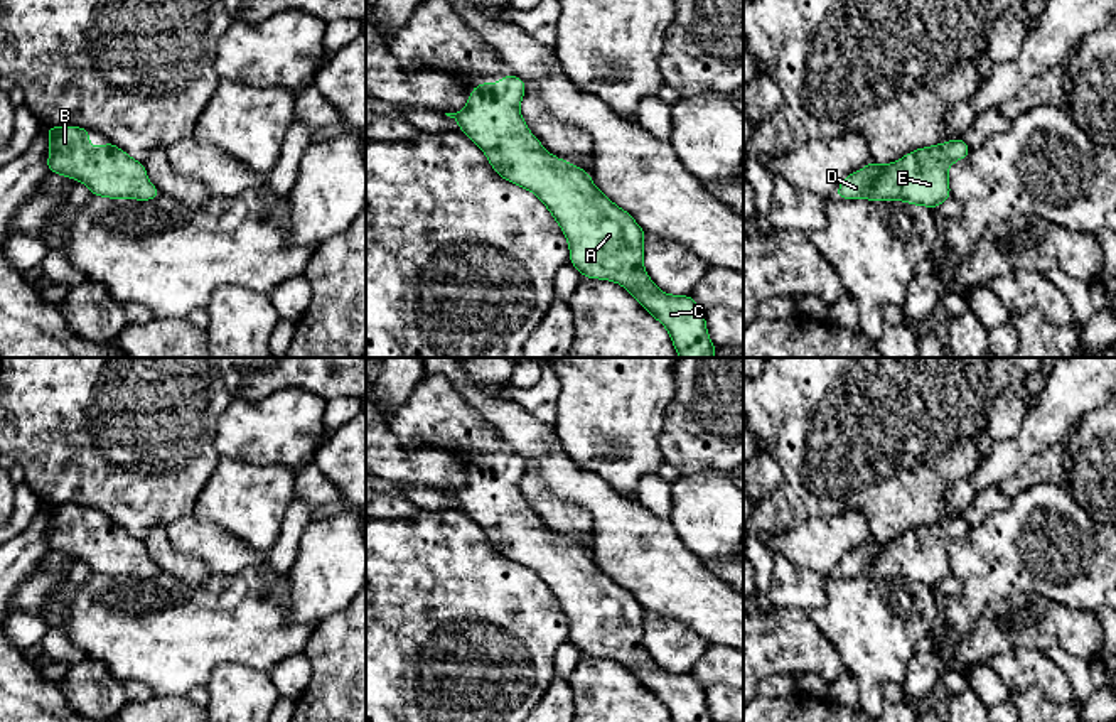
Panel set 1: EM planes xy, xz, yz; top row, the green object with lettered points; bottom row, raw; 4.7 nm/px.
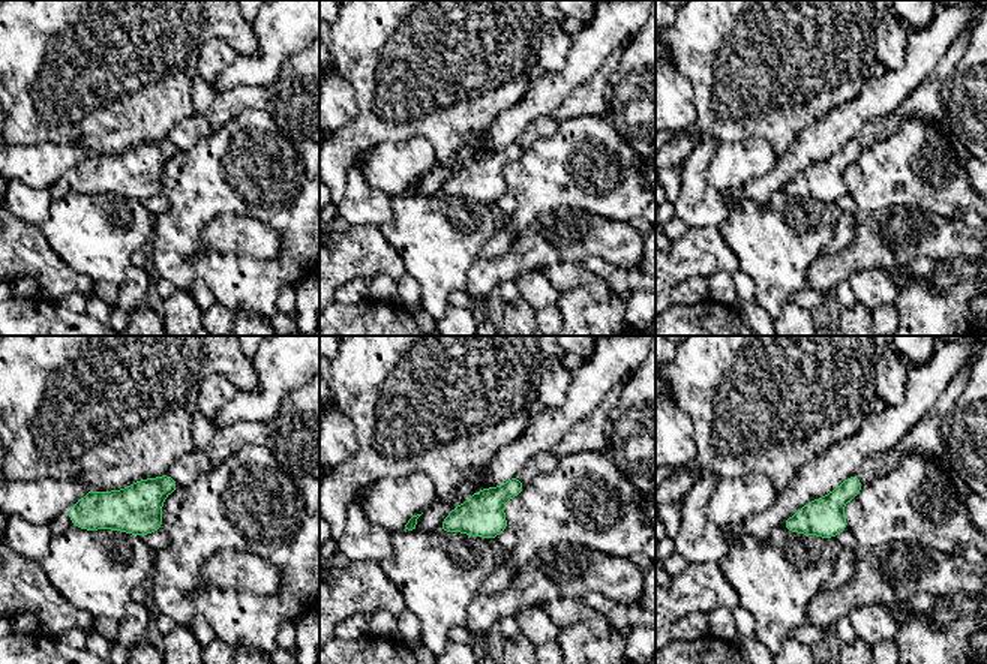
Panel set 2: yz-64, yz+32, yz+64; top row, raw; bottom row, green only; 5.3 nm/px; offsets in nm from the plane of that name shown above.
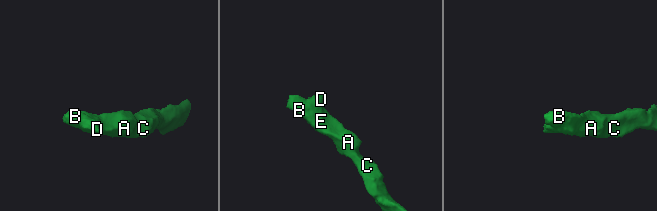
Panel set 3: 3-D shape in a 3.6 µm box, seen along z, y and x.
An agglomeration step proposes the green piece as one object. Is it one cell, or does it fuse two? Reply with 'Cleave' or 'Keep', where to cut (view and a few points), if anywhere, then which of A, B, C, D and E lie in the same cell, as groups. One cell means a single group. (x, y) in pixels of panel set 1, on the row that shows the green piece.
Keep. No split. Groups: A B C D E

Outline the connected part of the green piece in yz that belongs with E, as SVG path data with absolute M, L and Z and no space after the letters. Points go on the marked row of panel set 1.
M963 138L922 147L890 164L870 162L846 175L836 192L840 199L905 201L937 207L951 197L949 165L968 157Z

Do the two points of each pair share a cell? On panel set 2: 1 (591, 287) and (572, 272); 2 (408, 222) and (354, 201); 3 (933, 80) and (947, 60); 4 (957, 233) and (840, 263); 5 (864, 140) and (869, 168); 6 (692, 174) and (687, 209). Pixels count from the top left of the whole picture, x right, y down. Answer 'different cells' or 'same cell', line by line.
1: same cell
2: different cells
3: same cell
4: same cell
5: different cells
6: same cell

